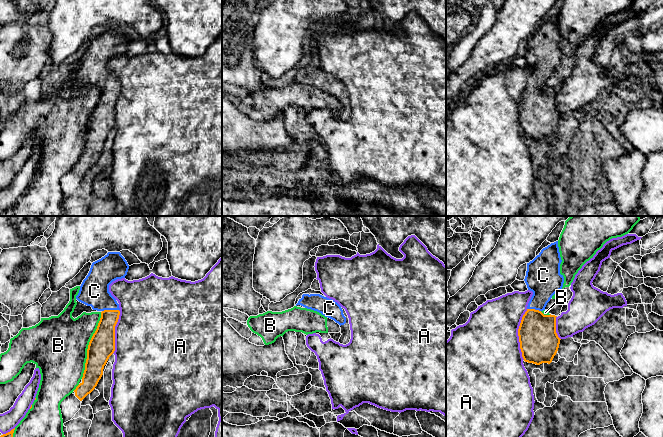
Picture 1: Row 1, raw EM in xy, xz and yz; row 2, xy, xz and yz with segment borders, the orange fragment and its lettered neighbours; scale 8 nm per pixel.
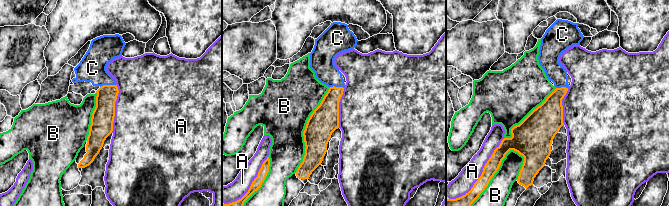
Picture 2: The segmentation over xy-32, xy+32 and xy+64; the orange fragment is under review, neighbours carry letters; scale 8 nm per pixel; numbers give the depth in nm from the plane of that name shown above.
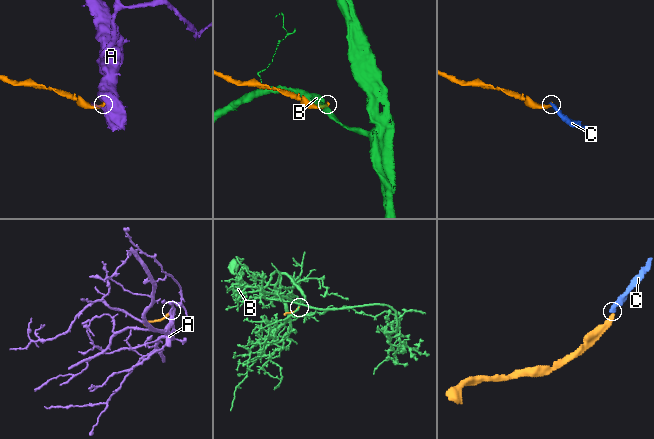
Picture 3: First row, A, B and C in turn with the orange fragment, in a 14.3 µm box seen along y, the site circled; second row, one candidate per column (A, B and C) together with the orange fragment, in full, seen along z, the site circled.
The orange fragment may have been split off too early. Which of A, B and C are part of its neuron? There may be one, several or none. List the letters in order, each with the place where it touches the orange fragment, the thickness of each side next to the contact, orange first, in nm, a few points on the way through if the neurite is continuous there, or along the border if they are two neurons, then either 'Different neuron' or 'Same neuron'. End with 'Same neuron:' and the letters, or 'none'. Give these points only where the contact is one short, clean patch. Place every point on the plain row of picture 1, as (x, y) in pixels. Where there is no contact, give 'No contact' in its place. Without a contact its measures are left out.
A: Touches orange at yz (518, 110). Thickness 320 nm (orange) against 480 nm. Different neuron
B: Touches orange at xy (88, 121). Thickness 200 nm (orange) against 460 nm. Different neuron
C: Touches orange at xy (110, 86). Thickness 190 nm (orange) against 240 nm. Path across: xy (103, 116), (110, 86), (94, 67). Same neuron
Same neuron: C

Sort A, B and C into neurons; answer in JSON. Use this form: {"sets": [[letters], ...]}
{"sets": [["A"], ["B"], ["C"]]}

